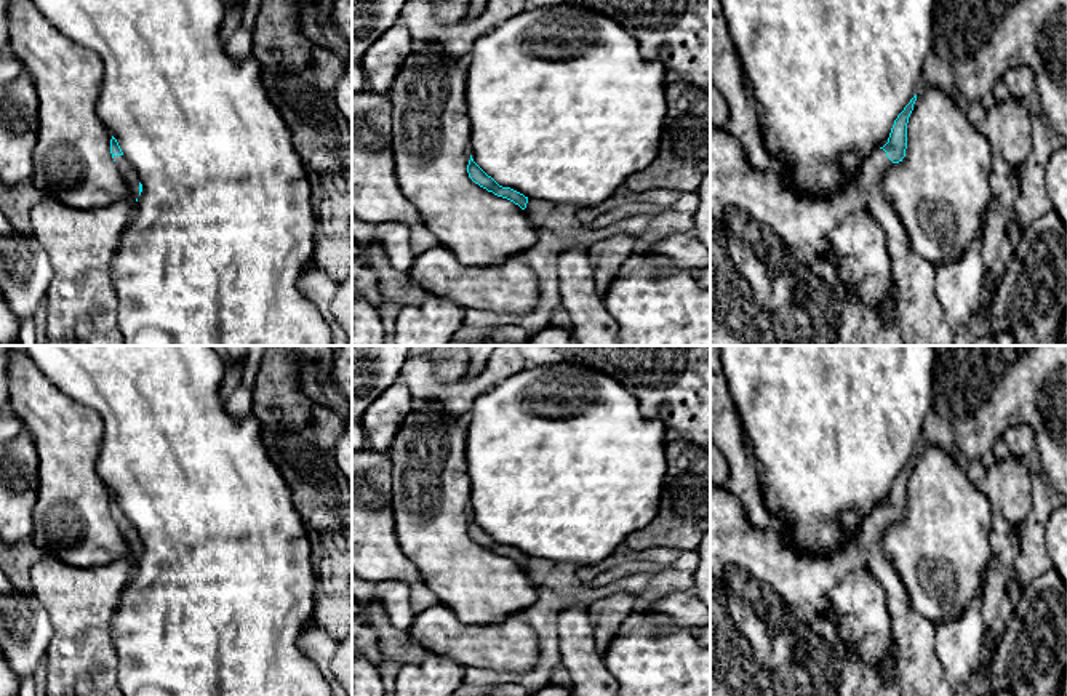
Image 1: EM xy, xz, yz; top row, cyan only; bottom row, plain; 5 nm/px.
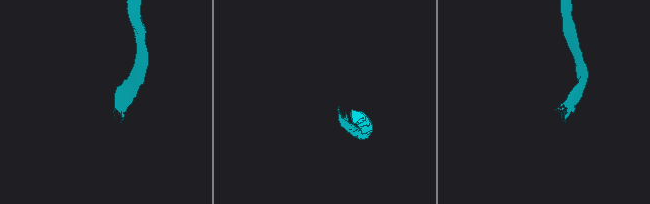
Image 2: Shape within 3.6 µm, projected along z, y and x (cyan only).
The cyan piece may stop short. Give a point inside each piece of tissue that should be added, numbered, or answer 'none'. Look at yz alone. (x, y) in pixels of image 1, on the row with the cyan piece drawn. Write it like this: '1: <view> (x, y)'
1: yz (773, 282)

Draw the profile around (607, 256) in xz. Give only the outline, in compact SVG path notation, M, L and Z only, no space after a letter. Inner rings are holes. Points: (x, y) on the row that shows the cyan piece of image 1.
M619 234L606 237L592 245L589 258L593 270L595 288L603 296L622 264L638 251L640 243L635 237Z

